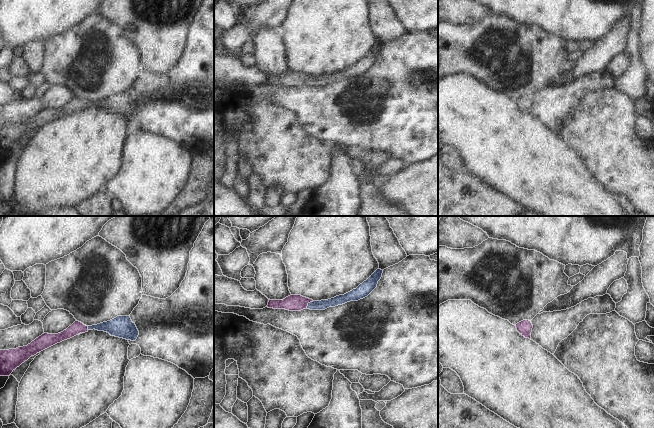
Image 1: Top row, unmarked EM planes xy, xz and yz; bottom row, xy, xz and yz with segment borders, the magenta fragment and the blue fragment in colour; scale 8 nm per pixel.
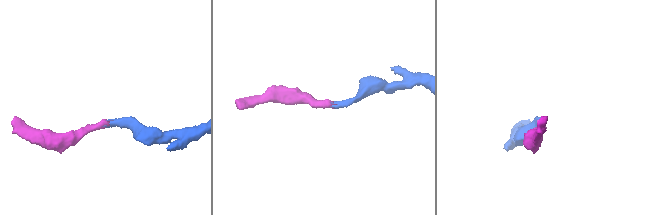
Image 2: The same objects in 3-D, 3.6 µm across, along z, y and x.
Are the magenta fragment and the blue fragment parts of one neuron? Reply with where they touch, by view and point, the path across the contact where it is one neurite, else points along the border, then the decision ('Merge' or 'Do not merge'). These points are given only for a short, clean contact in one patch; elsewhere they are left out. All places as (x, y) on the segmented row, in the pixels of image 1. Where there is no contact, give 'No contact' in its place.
Touches magenta at xz (307, 304). Path across: xz (293, 302), (307, 304), (323, 304). Merge

